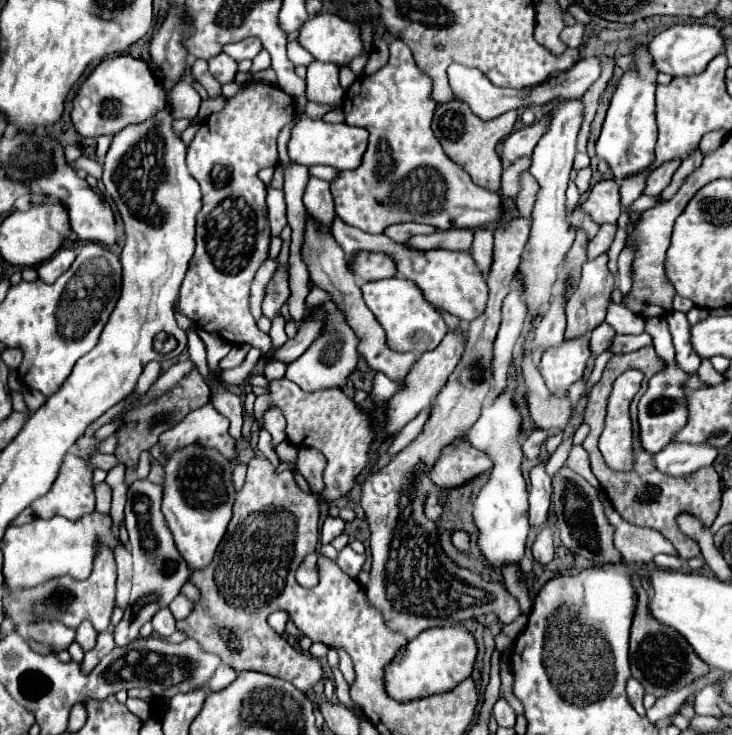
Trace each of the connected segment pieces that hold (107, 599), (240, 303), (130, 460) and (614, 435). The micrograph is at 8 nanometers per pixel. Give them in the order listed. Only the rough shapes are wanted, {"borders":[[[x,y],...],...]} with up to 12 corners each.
{"borders":[[[99,544],[87,580],[57,576],[9,594],[5,616],[107,630],[117,568]],[[247,84],[187,150],[201,186],[181,314],[263,356],[249,310],[269,258],[267,188],[295,118]],[[197,370],[117,428],[115,456],[137,478],[139,454],[209,402]],[[639,370],[613,382],[599,450],[613,470],[631,470],[629,404]]]}

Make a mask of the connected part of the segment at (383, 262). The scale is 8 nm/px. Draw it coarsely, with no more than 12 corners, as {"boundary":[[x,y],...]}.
{"boundary":[[359,252],[349,270],[363,282],[393,278],[393,258]]}

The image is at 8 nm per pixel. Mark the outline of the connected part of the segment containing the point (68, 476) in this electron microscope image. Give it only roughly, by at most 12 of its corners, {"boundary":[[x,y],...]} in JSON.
{"boundary":[[69,452],[31,504],[37,518],[95,512],[93,466]]}

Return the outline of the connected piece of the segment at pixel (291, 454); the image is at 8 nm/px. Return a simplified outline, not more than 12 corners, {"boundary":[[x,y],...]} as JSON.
{"boundary":[[281,442],[277,456],[281,462],[295,462],[297,448]]}

